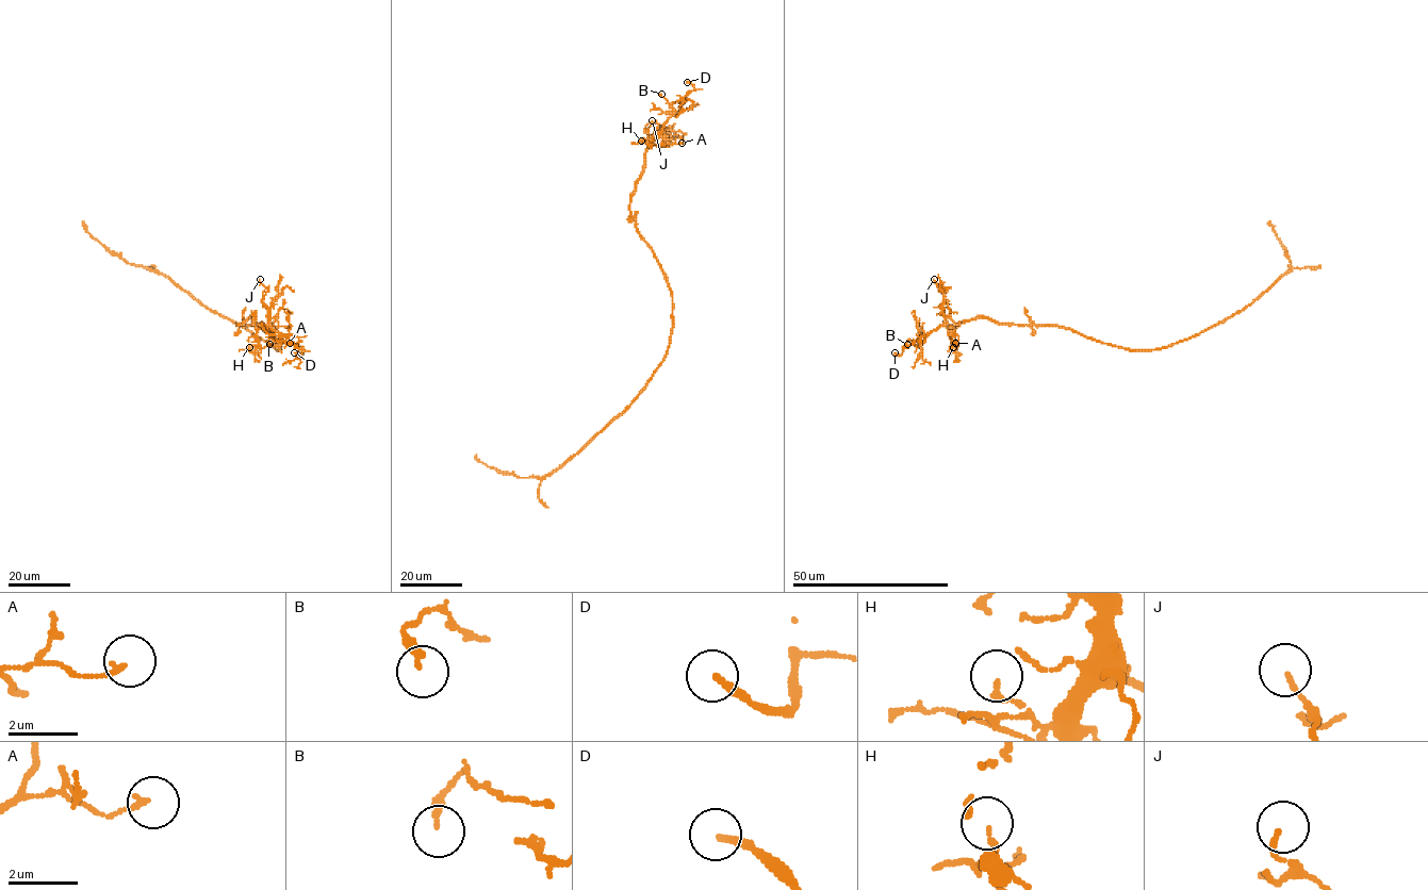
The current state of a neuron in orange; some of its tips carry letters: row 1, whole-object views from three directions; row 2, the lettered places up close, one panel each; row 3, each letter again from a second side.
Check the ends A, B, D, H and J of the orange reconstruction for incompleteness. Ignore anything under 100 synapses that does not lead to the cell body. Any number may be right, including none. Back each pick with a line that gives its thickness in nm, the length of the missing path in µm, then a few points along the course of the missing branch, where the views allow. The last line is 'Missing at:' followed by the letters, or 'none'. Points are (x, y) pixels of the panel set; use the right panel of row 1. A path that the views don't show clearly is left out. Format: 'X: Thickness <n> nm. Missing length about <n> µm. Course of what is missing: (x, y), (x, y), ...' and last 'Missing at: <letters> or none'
D: Thickness 200 nm. Missing length about 20 µm
Missing at: D

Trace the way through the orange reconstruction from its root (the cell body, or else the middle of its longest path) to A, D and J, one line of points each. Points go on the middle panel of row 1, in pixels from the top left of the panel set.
A: (671, 331), (671, 290), (653, 250), (637, 228), (630, 194), (643, 172), (649, 137), (656, 144), (682, 143)
D: (671, 331), (671, 290), (653, 250), (637, 228), (630, 194), (643, 172), (646, 147), (693, 89), (687, 82)
J: (671, 331), (667, 275), (630, 212), (646, 147), (660, 130), (652, 120)

